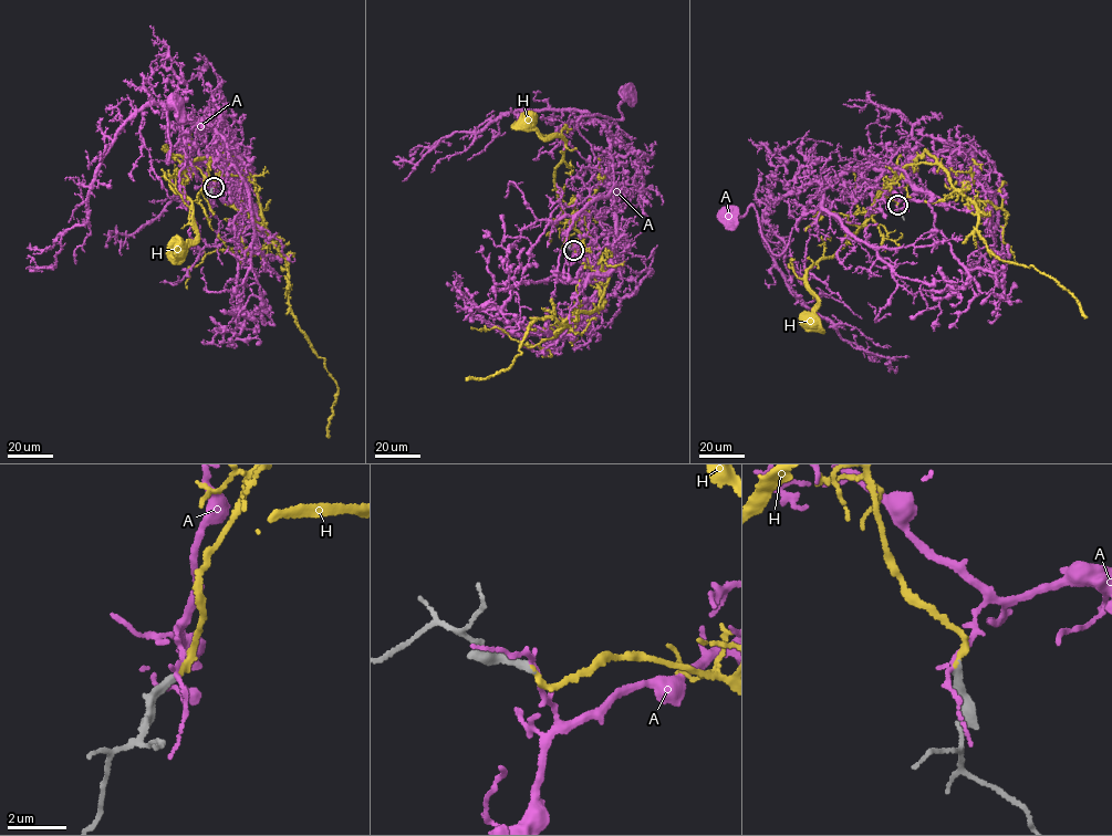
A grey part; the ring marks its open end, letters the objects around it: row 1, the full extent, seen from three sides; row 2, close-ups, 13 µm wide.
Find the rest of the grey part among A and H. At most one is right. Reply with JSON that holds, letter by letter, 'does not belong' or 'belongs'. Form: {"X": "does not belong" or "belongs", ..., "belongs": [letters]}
{"A": "does not belong", "H": "belongs", "belongs": ["H"]}

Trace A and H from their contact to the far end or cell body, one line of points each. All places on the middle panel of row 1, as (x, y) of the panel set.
A: (573, 250), (577, 254), (615, 228), (605, 176), (578, 121), (598, 115), (617, 121), (629, 87)
H: (573, 250), (598, 259), (600, 271), (594, 275), (557, 195), (565, 142), (542, 137), (530, 122)

